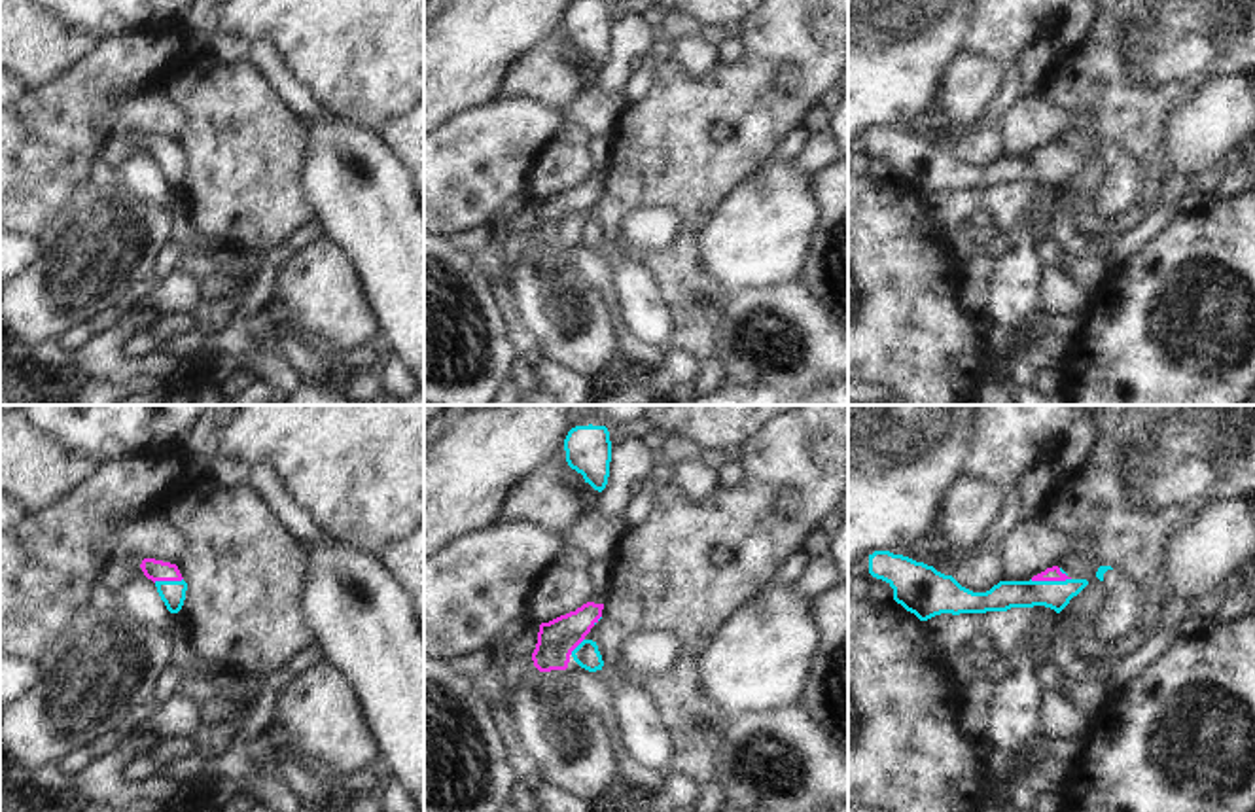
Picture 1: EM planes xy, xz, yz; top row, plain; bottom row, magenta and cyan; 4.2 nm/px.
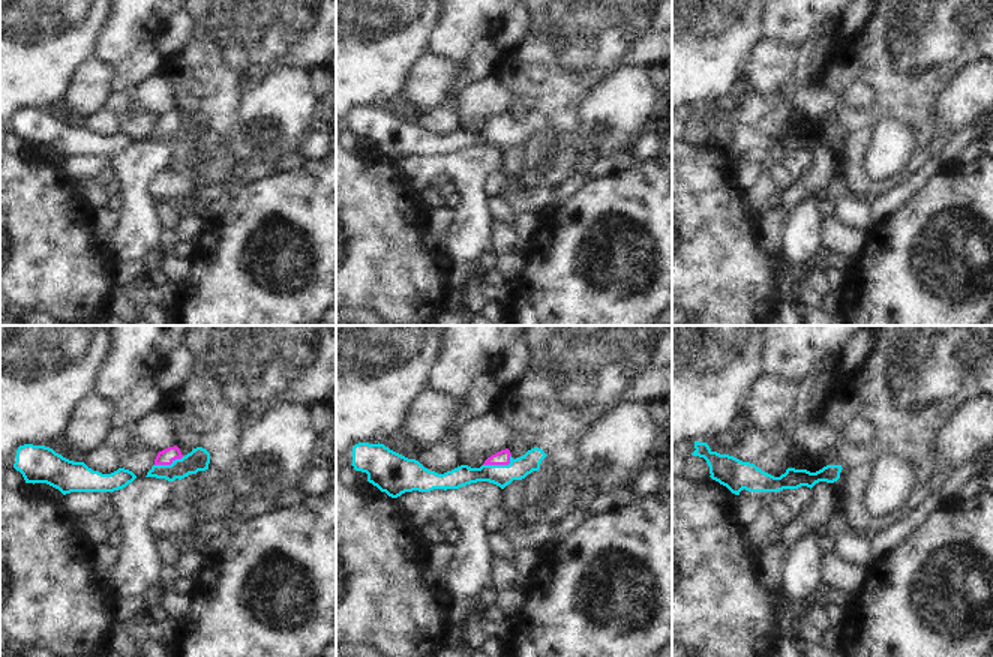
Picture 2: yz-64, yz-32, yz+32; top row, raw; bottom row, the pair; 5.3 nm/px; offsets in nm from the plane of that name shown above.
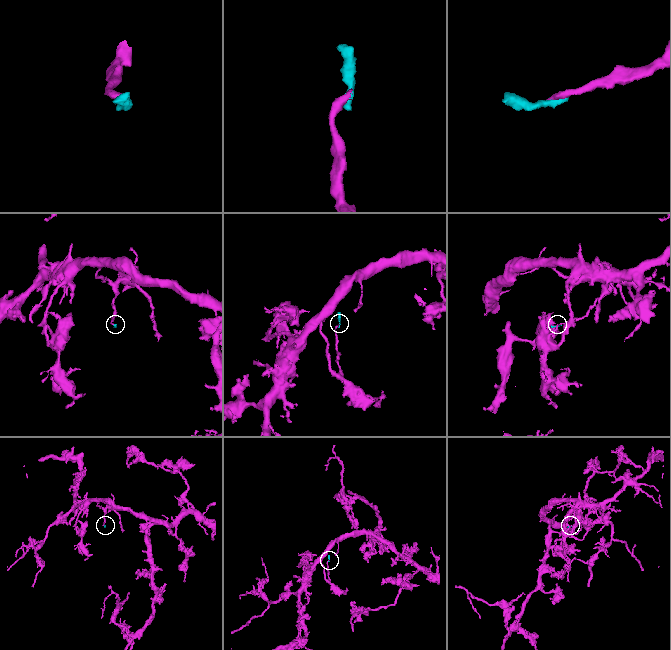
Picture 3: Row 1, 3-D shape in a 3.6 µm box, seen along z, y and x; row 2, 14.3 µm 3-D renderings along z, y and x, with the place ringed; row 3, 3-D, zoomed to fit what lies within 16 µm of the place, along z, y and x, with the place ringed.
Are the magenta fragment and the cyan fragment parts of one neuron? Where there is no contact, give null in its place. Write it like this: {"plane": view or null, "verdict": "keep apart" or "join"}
{"plane": "yz", "verdict": "join"}

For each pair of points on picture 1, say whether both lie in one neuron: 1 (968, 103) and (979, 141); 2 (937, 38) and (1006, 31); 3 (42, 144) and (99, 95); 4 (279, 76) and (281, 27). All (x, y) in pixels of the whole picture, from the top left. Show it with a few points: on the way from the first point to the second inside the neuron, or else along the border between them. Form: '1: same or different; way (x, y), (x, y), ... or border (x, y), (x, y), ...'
1: different; border (975, 125), (958, 135)
2: different; border (968, 19), (962, 46)
3: same; way (55, 131), (86, 101)
4: different; border (252, 42), (267, 42), (305, 89)

